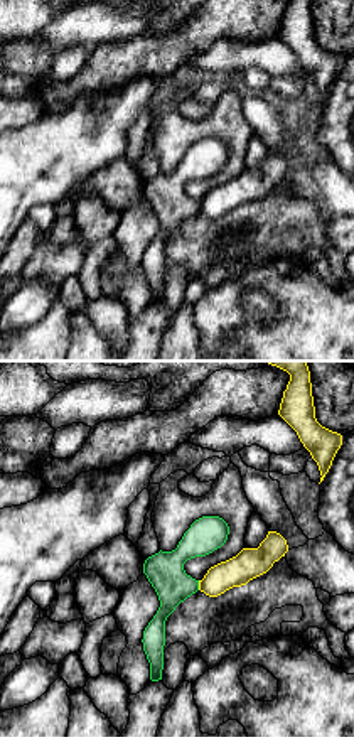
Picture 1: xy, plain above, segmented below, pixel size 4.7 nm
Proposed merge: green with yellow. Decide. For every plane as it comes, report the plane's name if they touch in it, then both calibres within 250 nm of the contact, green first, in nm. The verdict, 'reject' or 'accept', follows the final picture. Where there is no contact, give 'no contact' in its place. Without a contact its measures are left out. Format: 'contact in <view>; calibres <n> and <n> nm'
contact in xy; calibres 180 and 140 nm

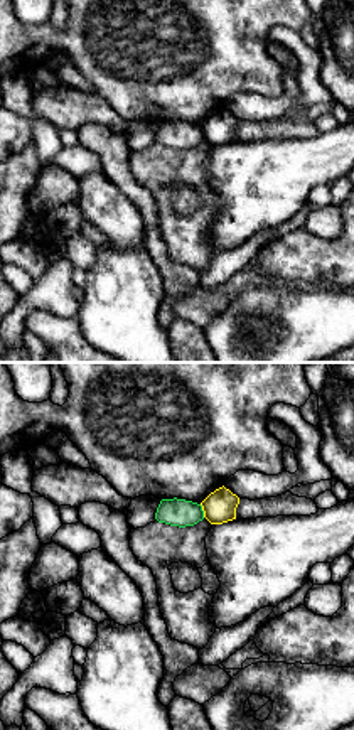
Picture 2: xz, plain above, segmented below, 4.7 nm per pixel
contact in xz; calibres 130 and 160 nm

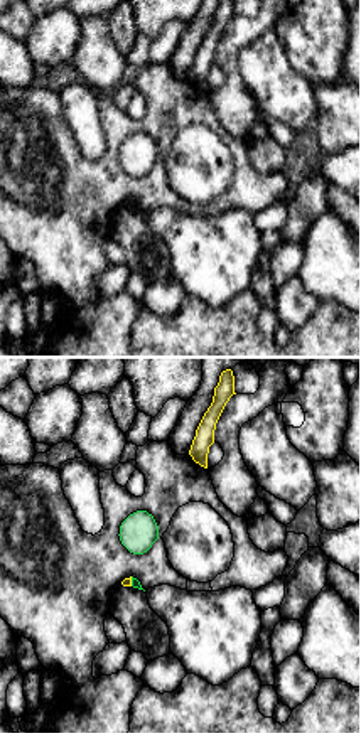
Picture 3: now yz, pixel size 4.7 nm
contact in yz; calibres 50 and 50 nm

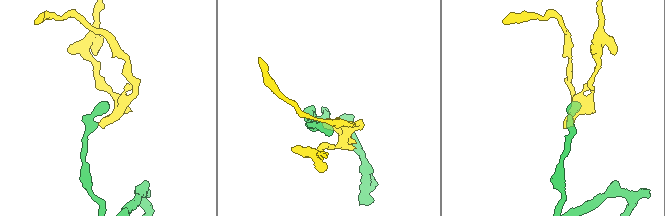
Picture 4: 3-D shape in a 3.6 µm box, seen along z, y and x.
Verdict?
reject

